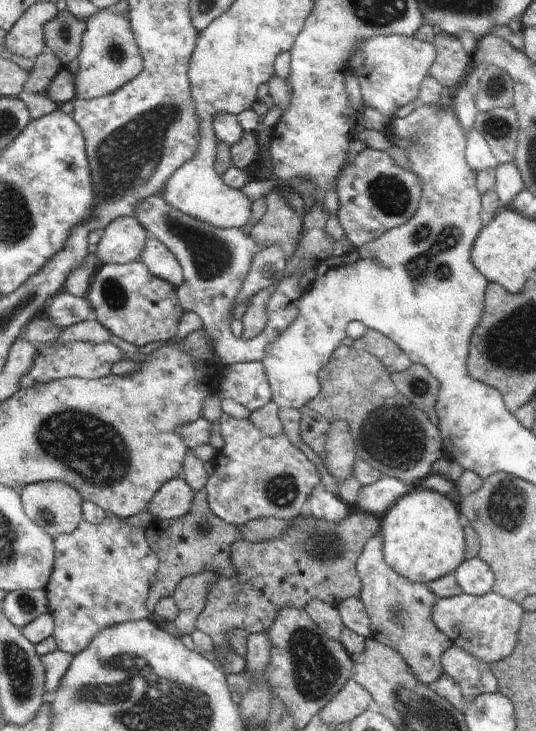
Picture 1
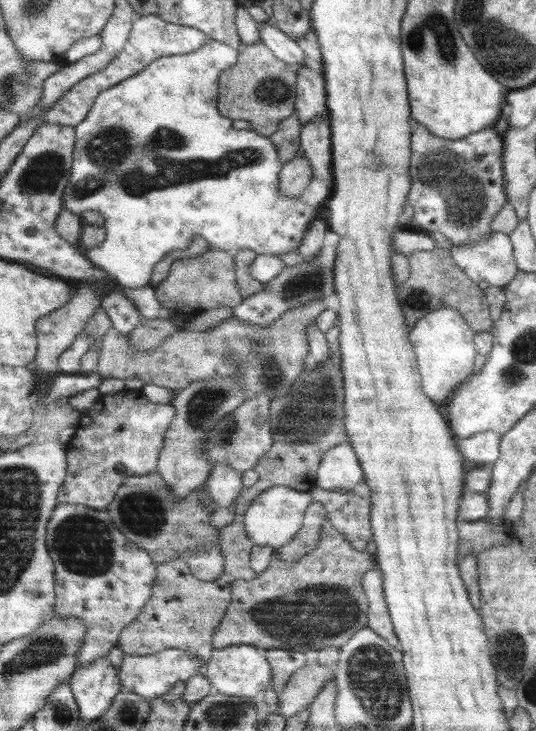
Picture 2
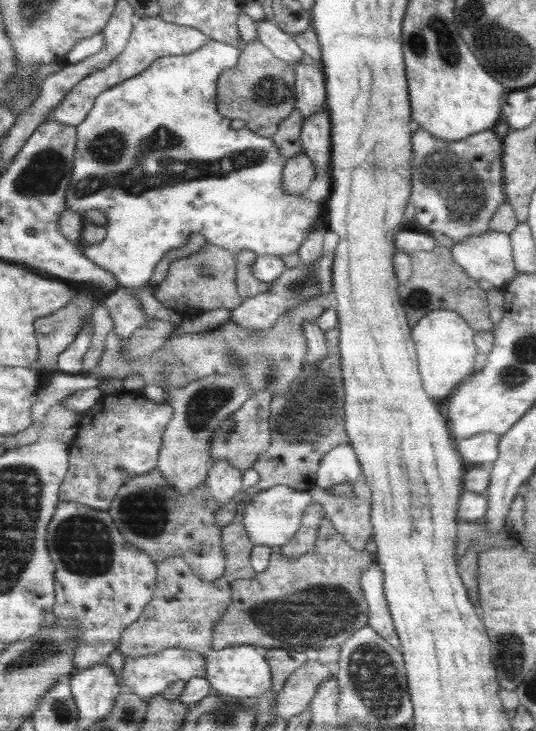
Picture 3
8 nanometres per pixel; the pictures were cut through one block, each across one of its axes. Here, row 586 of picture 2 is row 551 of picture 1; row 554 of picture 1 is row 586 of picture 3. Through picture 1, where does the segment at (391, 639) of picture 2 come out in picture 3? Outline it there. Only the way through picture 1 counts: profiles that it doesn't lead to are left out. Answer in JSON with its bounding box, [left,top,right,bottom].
[359,561,401,650]

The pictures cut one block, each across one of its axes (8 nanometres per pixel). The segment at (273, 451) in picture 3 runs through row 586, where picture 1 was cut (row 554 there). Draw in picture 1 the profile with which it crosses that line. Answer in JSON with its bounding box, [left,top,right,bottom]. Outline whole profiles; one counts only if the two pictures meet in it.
[145,489,243,613]

